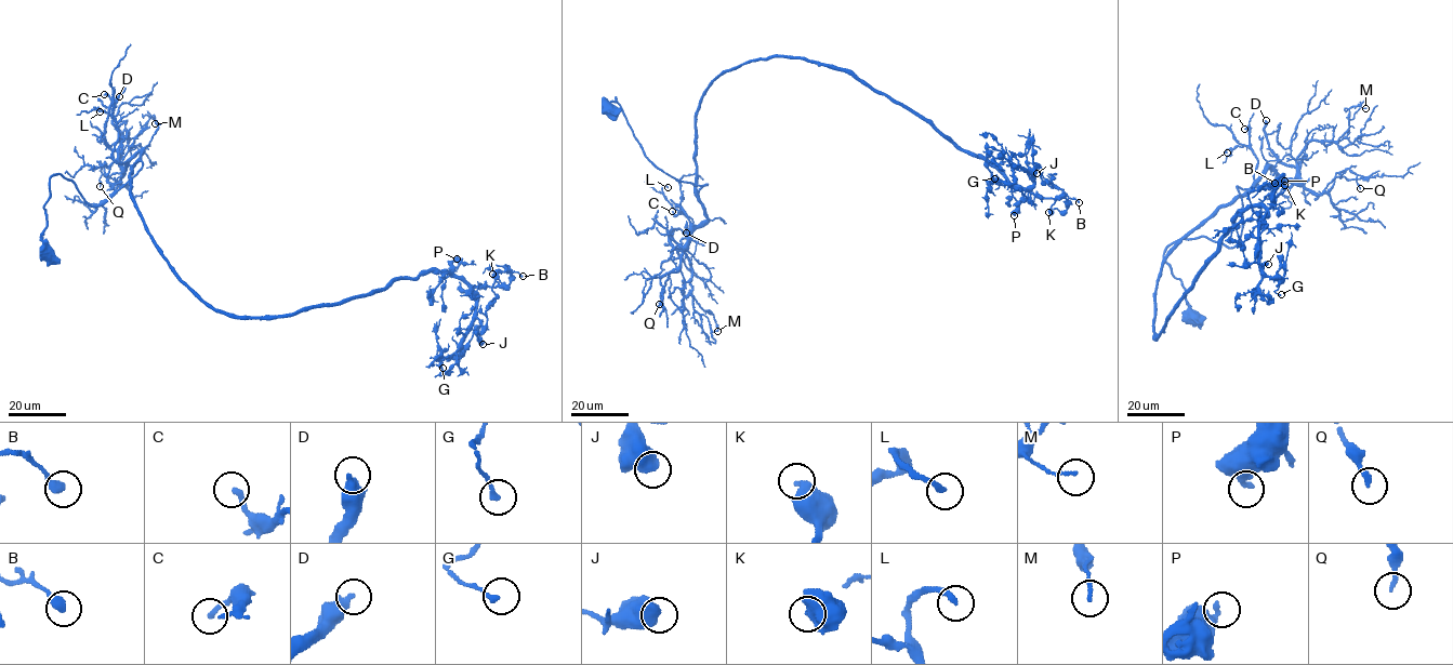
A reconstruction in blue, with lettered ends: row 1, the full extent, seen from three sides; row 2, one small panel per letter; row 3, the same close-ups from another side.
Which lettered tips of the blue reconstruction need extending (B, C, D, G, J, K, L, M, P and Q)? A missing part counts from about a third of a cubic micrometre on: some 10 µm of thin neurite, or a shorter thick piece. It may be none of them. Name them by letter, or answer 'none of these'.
D

